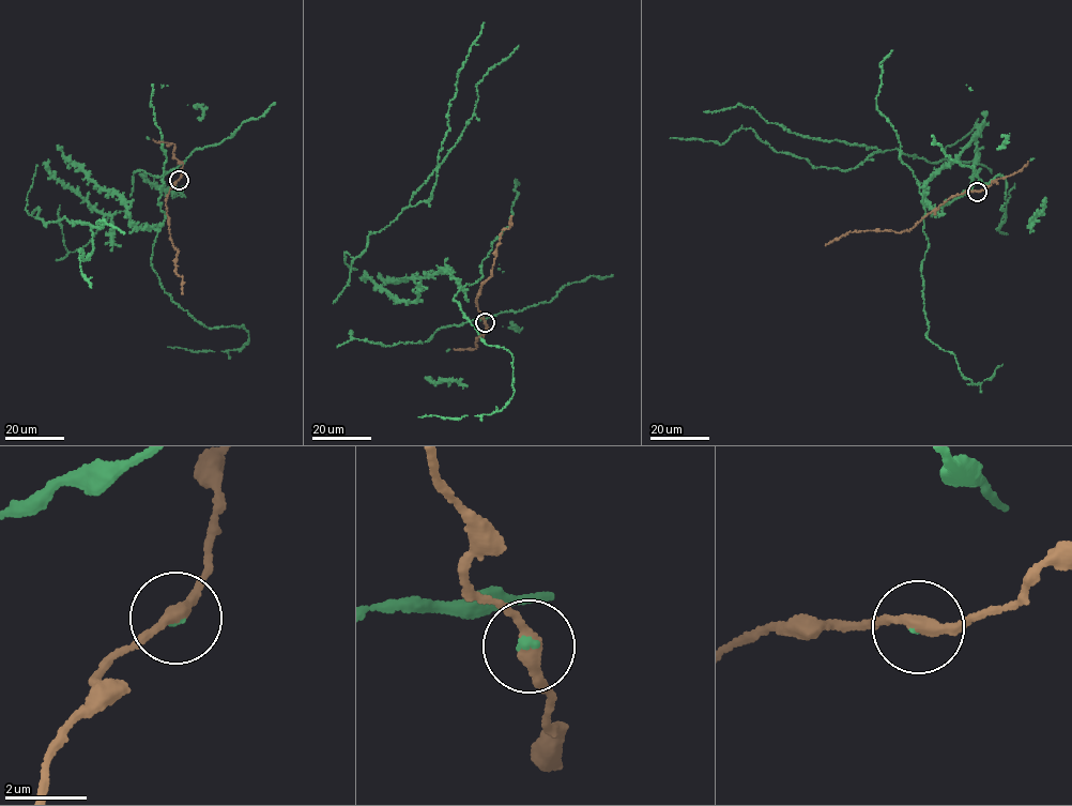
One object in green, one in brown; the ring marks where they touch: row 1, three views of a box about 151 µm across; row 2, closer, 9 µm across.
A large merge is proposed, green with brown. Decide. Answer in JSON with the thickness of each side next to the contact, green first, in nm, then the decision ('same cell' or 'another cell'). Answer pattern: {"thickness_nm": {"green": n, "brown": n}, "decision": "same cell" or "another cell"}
{"thickness_nm": {"green": 80, "brown": 300}, "decision": "same cell"}

